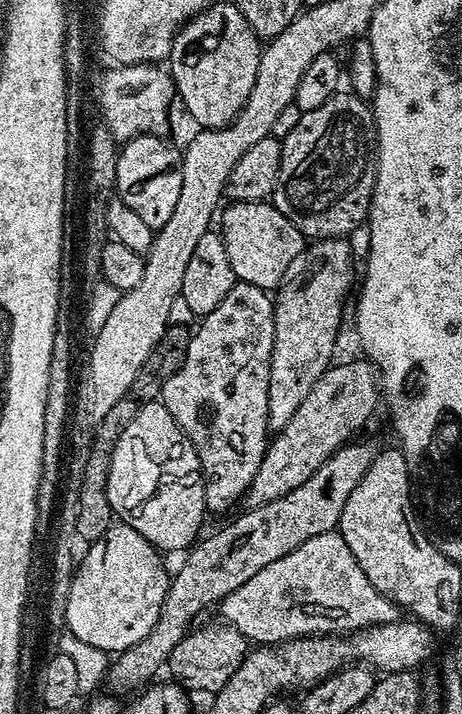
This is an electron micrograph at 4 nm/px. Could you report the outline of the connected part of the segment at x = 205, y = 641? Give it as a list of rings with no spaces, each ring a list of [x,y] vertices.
[[[223,622],[200,627],[193,627],[188,635],[182,638],[182,642],[174,646],[170,658],[166,661],[166,668],[167,671],[172,671],[171,679],[189,693],[215,694],[222,686],[226,686],[226,682],[230,682],[234,670],[238,670],[238,666],[248,655],[250,641],[237,628]]]

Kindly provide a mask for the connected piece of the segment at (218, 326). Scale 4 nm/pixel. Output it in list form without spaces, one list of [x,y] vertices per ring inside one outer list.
[[[237,282],[233,284],[230,294],[226,294],[226,298],[222,298],[222,302],[218,302],[218,306],[214,306],[214,310],[210,310],[210,314],[202,317],[197,324],[200,325],[194,328],[192,332],[192,341],[186,350],[186,358],[182,362],[182,366],[164,384],[162,403],[166,406],[166,410],[170,410],[174,422],[178,422],[178,426],[186,434],[186,438],[196,448],[196,453],[200,459],[200,471],[204,473],[205,509],[209,513],[224,512],[227,508],[232,508],[235,504],[239,505],[243,501],[244,495],[248,493],[250,482],[254,482],[254,474],[258,474],[258,466],[262,466],[264,451],[269,446],[268,395],[270,394],[270,362],[274,350],[274,300],[265,289],[253,284]]]

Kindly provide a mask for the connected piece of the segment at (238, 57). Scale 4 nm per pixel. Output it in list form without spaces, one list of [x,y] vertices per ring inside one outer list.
[[[217,2],[203,8],[180,27],[172,37],[170,71],[175,95],[201,129],[224,128],[242,110],[254,78],[262,51],[261,37],[246,22],[234,2]]]

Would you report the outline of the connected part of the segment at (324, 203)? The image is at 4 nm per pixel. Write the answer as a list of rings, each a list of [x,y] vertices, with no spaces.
[[[337,91],[336,95],[332,96],[326,102],[322,102],[322,106],[318,106],[309,112],[300,113],[298,126],[294,126],[294,130],[290,130],[290,134],[286,134],[282,137],[280,149],[282,150],[282,158],[278,166],[276,188],[272,192],[270,203],[282,214],[286,214],[286,218],[290,218],[290,222],[294,222],[294,226],[306,238],[311,238],[312,240],[329,240],[335,236],[341,238],[351,237],[351,232],[354,231],[359,224],[361,227],[368,219],[368,211],[372,205],[372,191],[376,185],[376,154],[378,149],[376,146],[376,120],[372,117],[371,107],[351,91]]]

